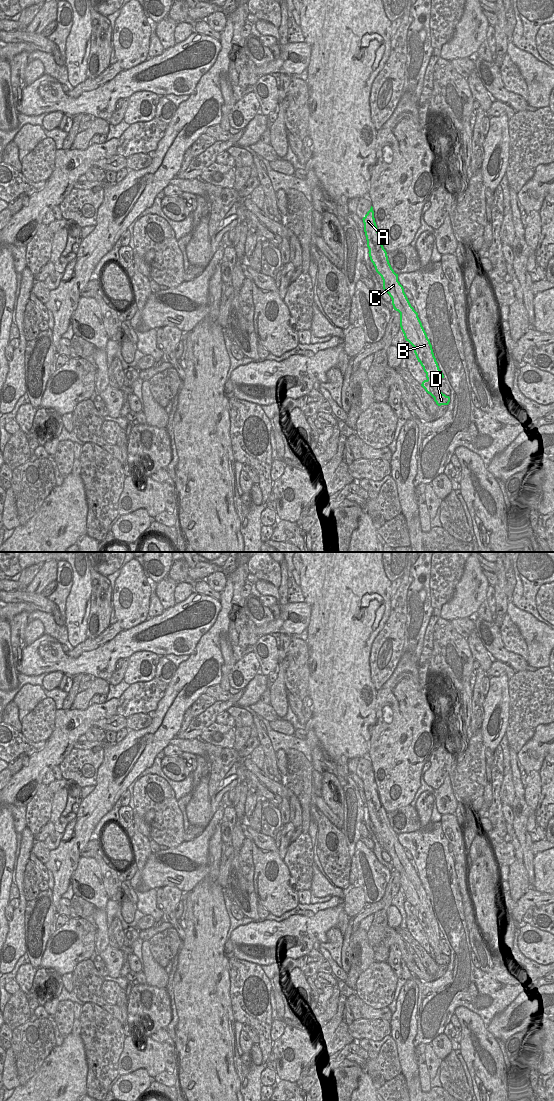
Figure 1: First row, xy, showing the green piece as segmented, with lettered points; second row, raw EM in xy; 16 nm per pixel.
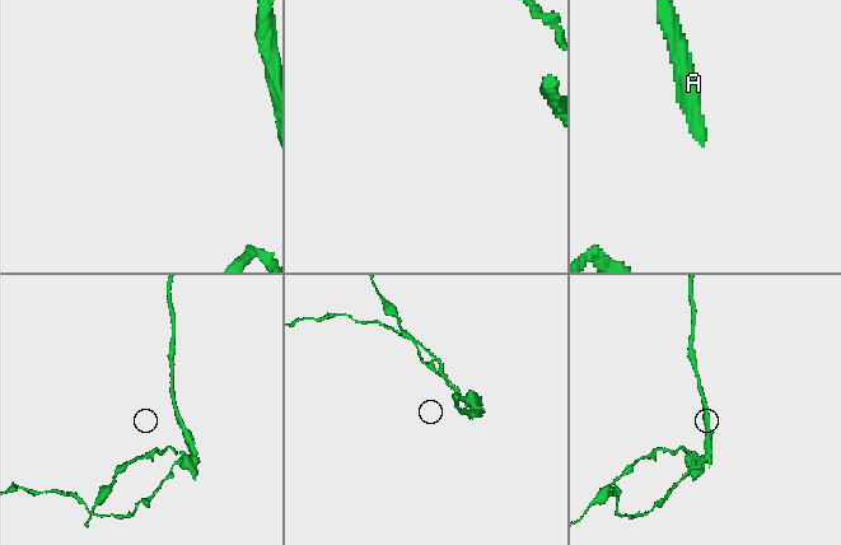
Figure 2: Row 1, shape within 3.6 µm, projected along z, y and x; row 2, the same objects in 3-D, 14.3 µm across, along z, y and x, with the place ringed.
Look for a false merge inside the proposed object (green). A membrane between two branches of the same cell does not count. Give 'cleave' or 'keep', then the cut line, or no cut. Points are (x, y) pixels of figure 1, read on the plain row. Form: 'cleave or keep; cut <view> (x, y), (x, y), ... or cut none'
cleave; cut xy (441, 952), (433, 957)

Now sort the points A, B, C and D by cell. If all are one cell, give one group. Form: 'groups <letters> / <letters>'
groups A B C / D

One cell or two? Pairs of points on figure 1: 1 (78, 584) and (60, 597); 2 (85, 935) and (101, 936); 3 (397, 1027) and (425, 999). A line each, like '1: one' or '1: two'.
1: two
2: two
3: two

